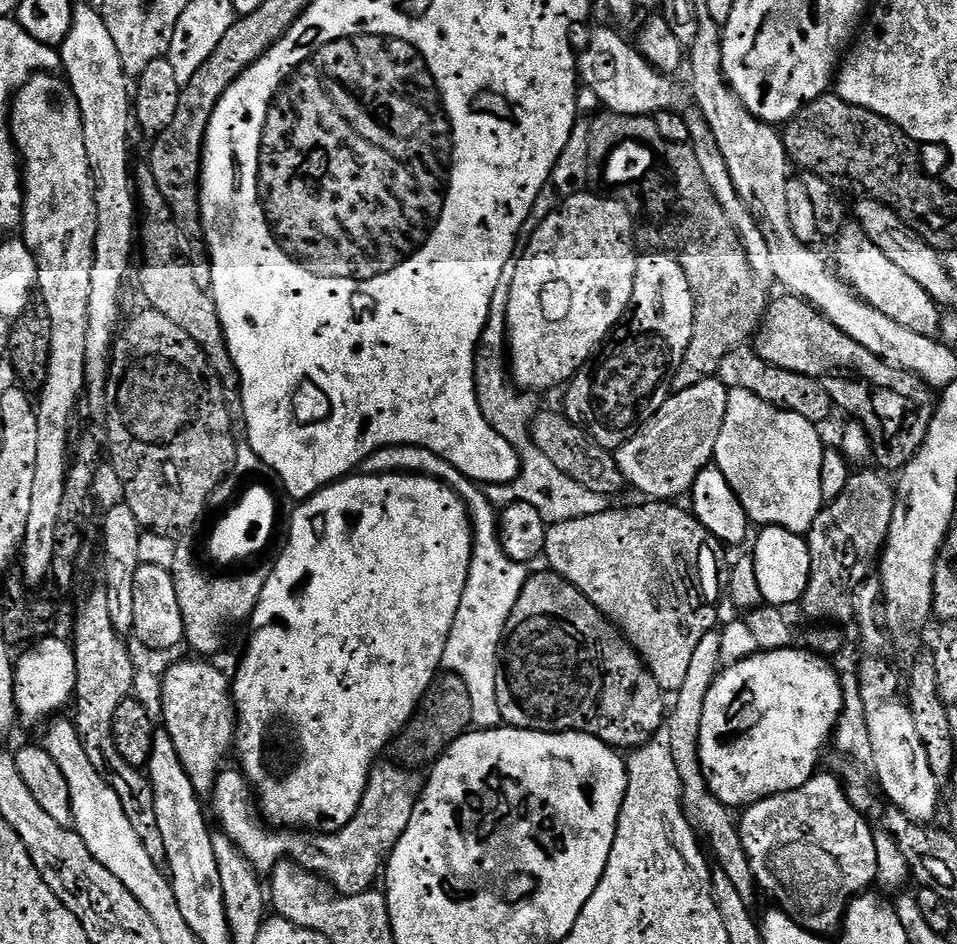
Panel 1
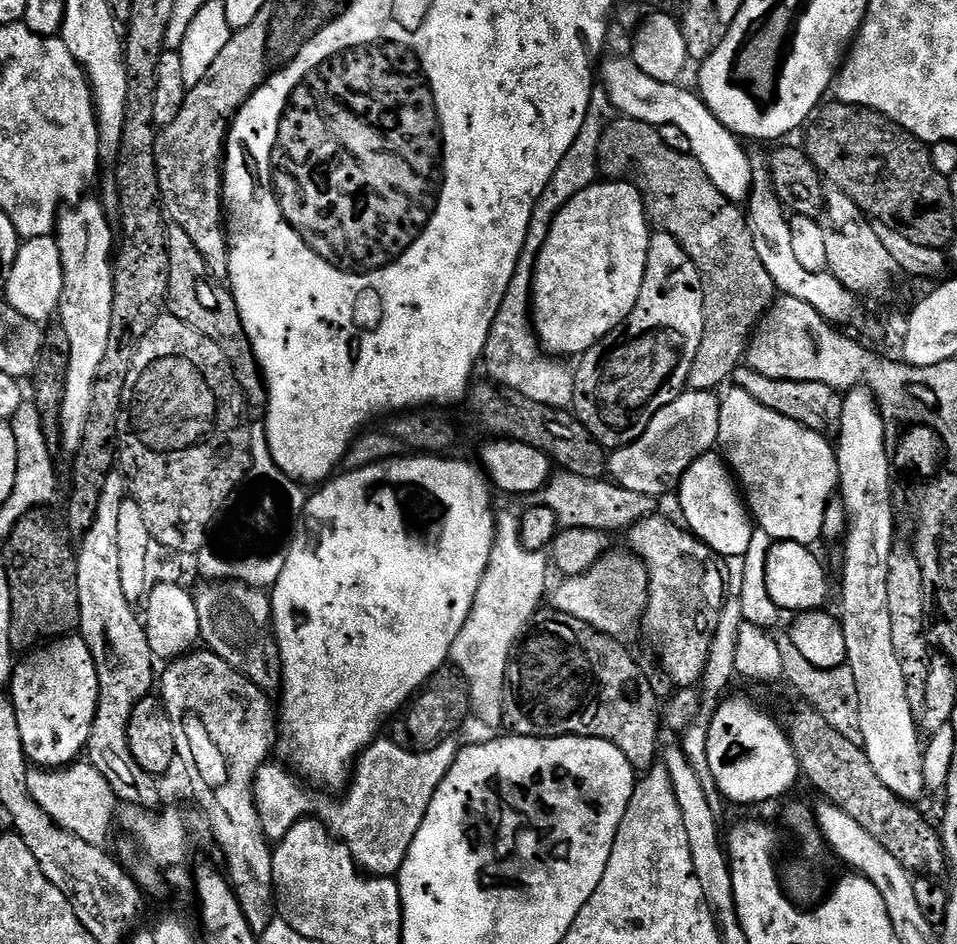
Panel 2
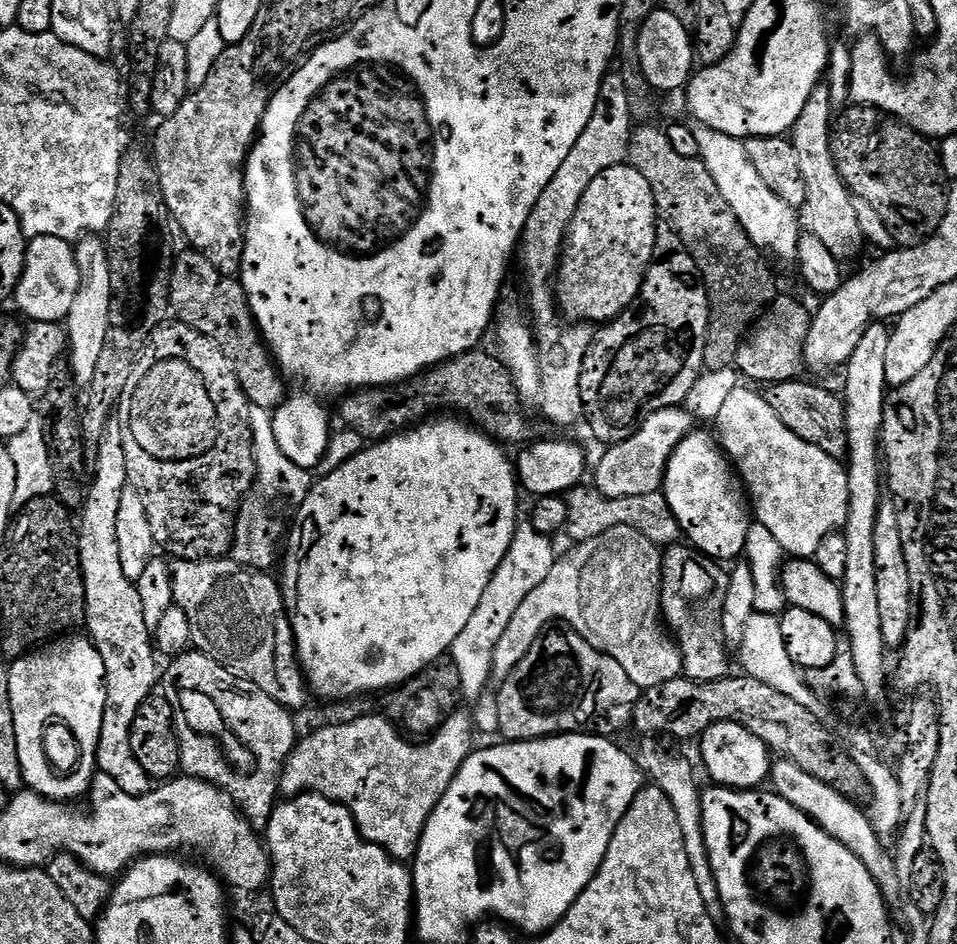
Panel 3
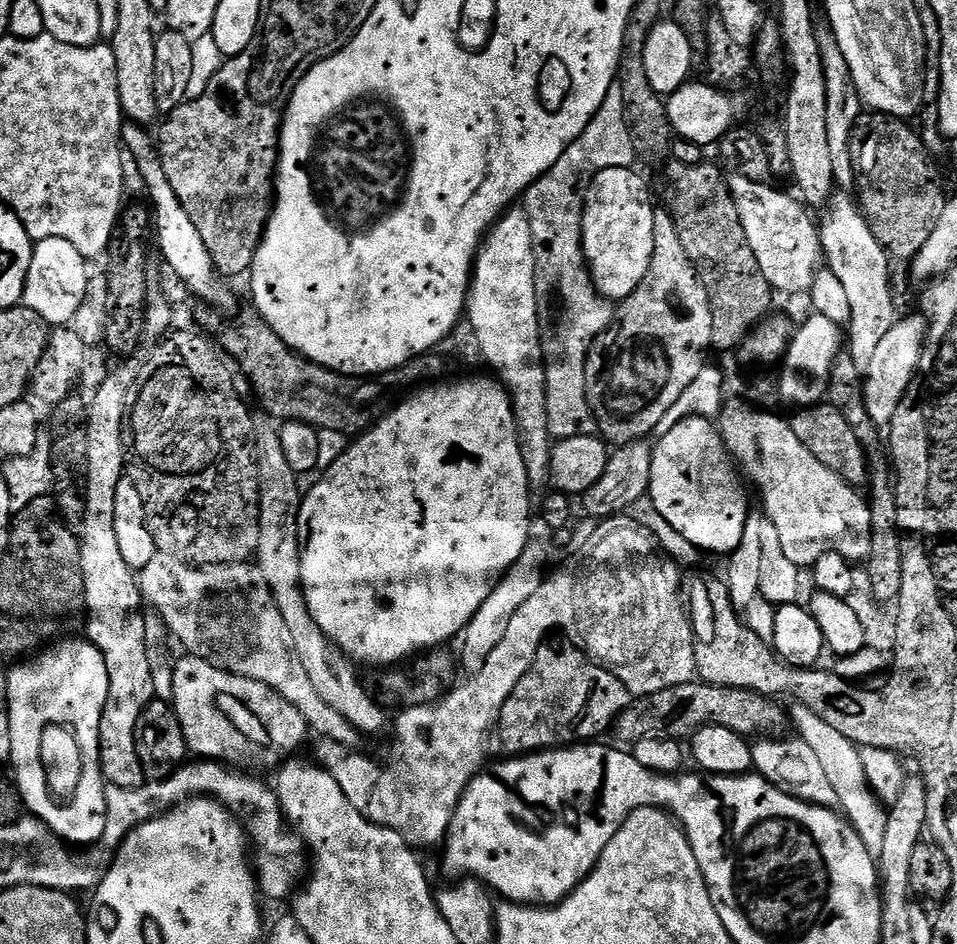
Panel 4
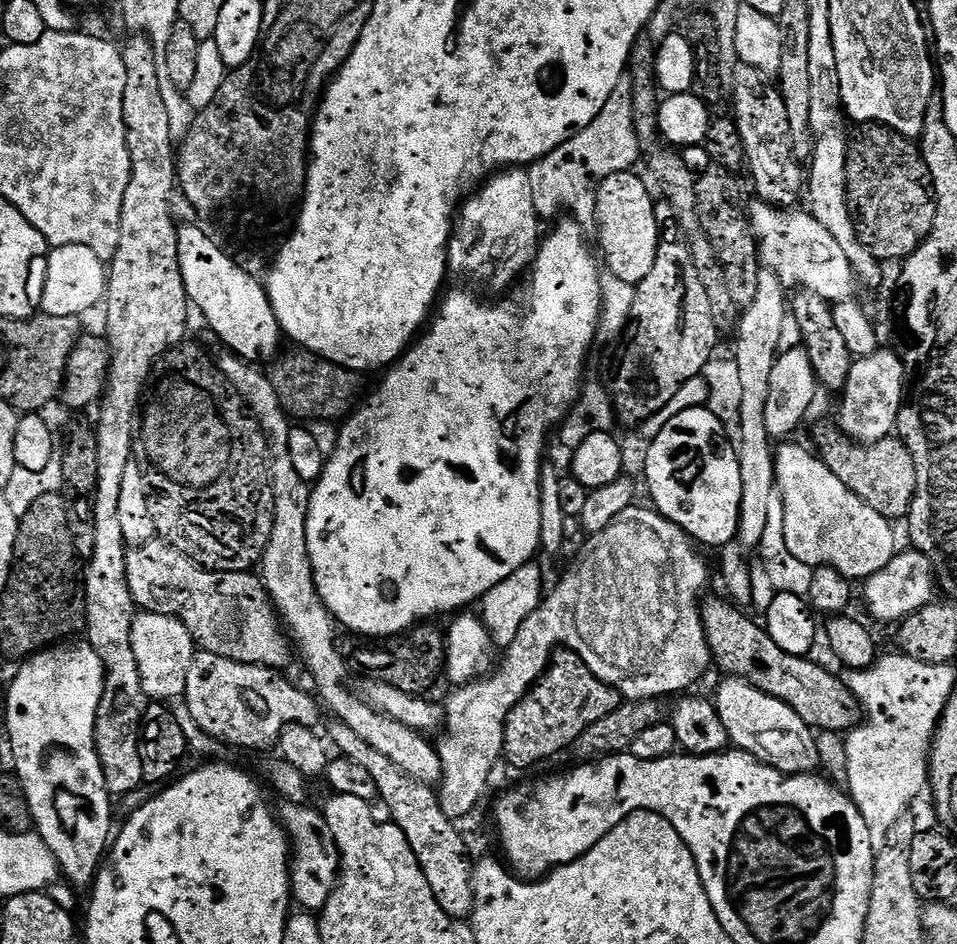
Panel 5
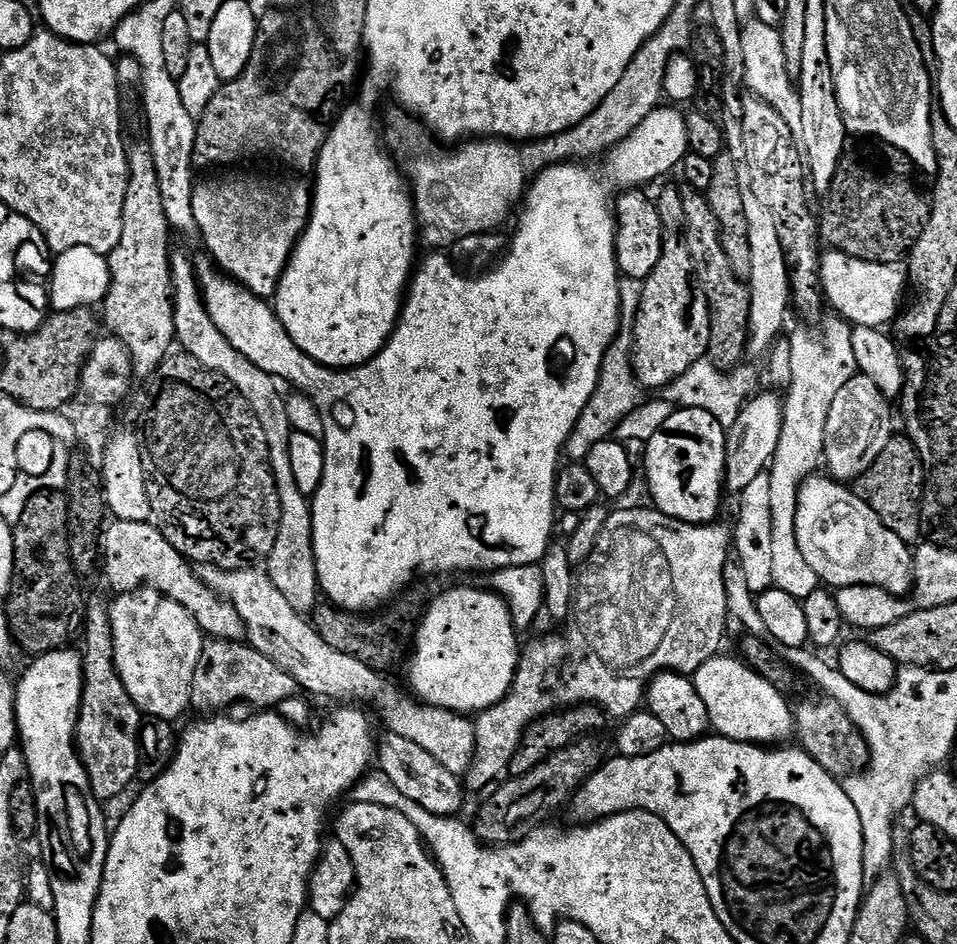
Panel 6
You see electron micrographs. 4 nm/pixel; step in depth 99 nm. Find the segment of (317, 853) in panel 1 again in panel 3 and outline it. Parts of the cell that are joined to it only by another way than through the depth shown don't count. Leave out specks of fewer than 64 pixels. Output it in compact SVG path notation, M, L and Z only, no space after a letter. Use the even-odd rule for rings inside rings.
M457 710L441 728L431 733L427 742L413 742L405 738L401 729L384 714L360 716L345 724L332 724L329 728L320 728L309 736L301 735L297 739L296 746L280 773L280 792L288 798L301 796L304 792L316 792L319 796L346 805L365 840L385 848L395 860L408 862L416 855L420 835L424 832L434 806L438 806L442 794L446 794L458 770L474 750L472 732L474 733L473 717L469 713L467 716L464 710Z

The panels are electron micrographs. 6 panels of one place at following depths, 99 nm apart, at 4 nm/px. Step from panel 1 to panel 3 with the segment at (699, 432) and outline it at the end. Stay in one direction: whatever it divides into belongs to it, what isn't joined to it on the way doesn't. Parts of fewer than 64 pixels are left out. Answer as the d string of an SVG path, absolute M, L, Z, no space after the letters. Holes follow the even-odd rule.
M683 407L658 410L658 414L650 414L640 429L621 444L611 445L600 461L595 461L596 491L606 498L634 498L642 494L654 494L664 487L666 466L674 454L674 450L689 432L693 431L694 417Z

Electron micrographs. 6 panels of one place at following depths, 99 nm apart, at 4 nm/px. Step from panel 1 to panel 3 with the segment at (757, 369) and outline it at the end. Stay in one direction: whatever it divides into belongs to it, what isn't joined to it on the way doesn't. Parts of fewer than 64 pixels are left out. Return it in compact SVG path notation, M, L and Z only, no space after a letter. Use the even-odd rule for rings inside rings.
M804 378L787 380L781 384L773 384L767 389L766 399L770 410L782 418L782 426L794 430L798 438L810 442L810 446L818 446L818 450L826 450L830 458L843 461L848 454L848 431L846 430L846 414L844 402L828 388L820 384L807 384Z

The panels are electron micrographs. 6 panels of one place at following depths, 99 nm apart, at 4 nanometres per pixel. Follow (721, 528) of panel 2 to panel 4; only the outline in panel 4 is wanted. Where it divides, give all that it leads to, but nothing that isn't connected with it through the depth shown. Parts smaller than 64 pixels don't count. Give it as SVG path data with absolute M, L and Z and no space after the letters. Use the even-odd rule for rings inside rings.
M691 416L655 441L648 496L658 514L678 534L707 546L712 540L712 528L739 530L746 526L750 505L739 475L733 457L724 447L719 427L709 417Z

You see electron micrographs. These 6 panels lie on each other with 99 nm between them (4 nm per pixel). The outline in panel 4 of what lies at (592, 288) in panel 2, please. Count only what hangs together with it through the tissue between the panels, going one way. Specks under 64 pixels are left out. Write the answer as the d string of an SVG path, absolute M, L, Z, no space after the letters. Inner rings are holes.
M611 168L602 170L592 179L592 187L584 201L584 256L588 260L588 270L596 284L596 291L607 300L619 302L625 300L642 278L650 270L650 258L654 254L654 214L652 196L648 193L648 184L632 168Z

